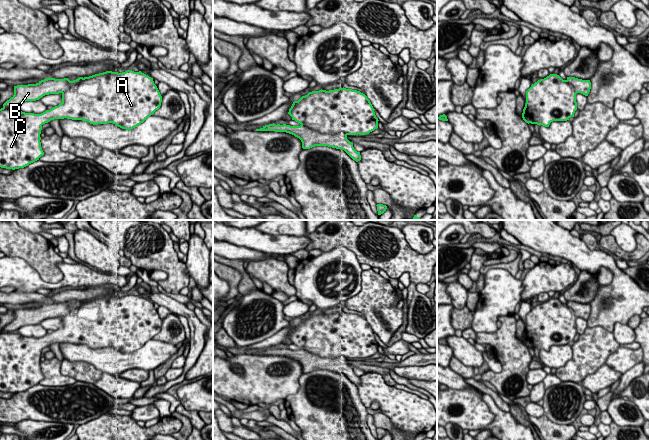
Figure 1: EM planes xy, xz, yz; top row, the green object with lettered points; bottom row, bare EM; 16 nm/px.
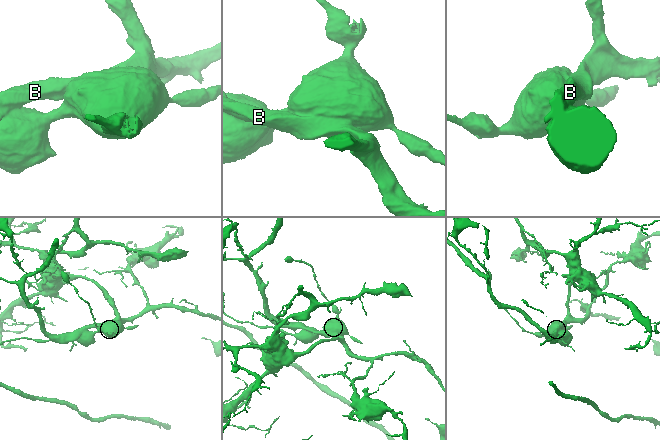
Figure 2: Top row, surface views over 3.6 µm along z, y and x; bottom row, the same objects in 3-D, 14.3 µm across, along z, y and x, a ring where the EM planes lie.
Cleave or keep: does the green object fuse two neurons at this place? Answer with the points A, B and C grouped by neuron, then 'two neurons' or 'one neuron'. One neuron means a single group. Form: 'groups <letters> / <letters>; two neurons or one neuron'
groups A C / B; two neurons

